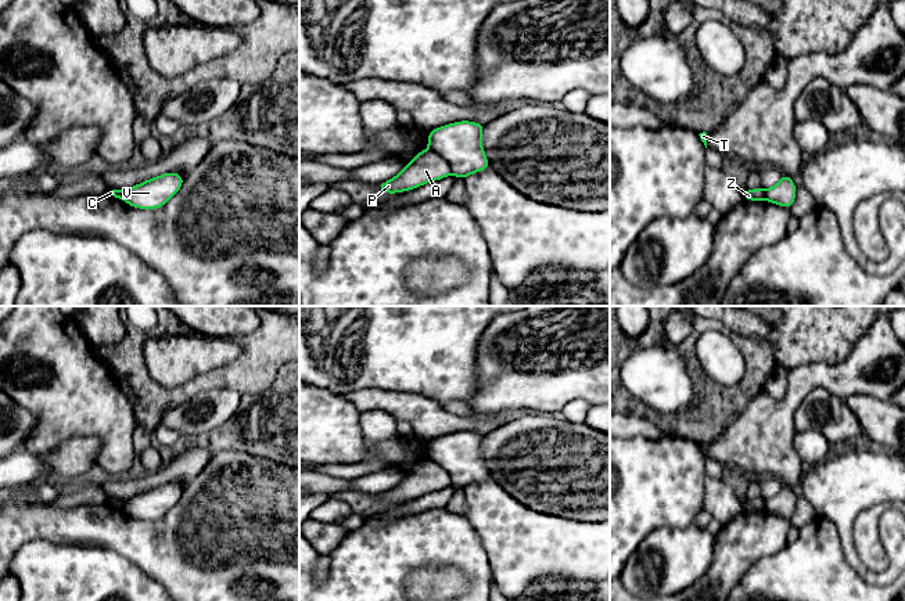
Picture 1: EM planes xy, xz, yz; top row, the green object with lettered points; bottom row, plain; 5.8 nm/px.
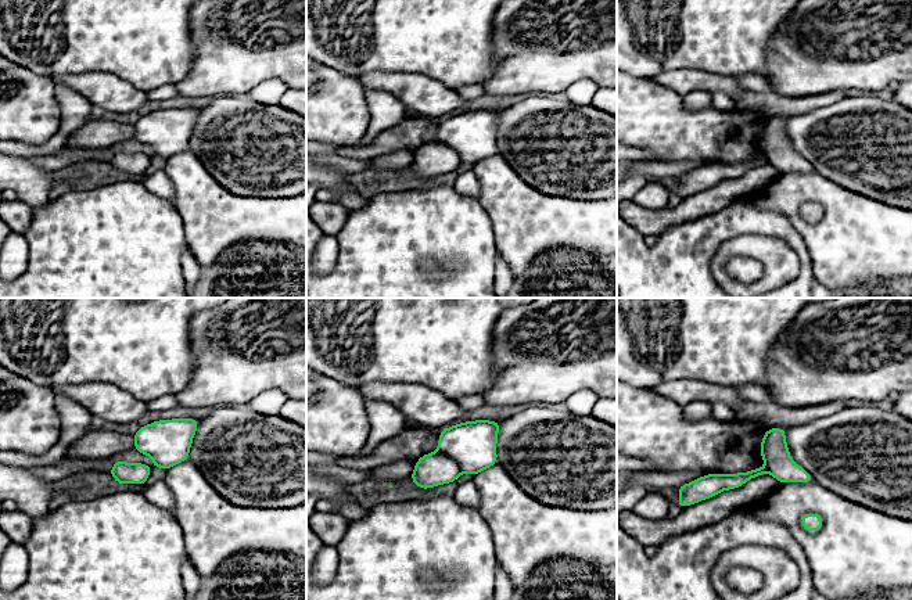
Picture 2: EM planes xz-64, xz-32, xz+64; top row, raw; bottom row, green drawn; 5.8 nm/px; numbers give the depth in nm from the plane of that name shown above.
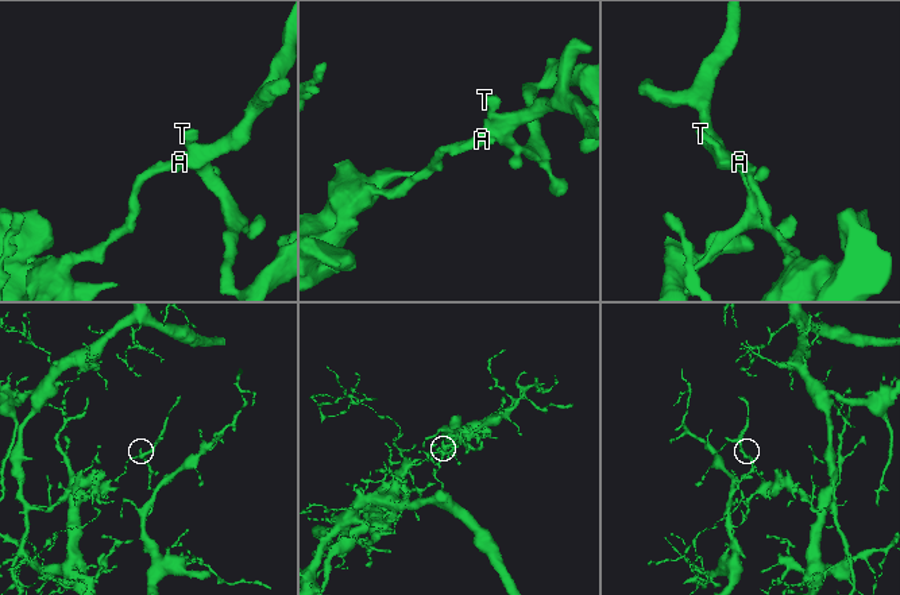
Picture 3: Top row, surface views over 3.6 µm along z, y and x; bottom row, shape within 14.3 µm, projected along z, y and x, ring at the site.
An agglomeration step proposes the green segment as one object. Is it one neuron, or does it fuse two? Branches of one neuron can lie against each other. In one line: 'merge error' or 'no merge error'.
merge error

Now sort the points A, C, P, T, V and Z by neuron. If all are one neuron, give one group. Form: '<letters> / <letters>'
A C P / T V Z

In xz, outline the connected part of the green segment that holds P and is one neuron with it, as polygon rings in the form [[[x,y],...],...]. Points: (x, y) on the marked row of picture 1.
[[[424,150],[419,151],[396,176],[377,184],[377,190],[385,194],[406,192],[450,174],[452,166],[446,159],[431,150]]]

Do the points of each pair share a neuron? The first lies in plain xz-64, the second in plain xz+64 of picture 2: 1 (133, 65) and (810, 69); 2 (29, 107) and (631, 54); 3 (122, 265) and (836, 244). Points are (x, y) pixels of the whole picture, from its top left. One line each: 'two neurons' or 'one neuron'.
1: two neurons
2: two neurons
3: one neuron

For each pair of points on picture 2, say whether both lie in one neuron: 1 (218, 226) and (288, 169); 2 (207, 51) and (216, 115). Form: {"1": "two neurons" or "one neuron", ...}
{"1": "two neurons", "2": "two neurons"}

